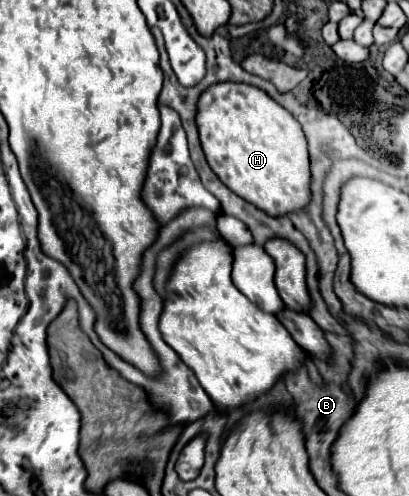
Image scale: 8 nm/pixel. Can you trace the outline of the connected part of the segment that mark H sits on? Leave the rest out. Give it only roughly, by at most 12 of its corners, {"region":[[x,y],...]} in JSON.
{"region":[[264,90],[198,98],[212,172],[270,216],[310,202],[296,118]]}

